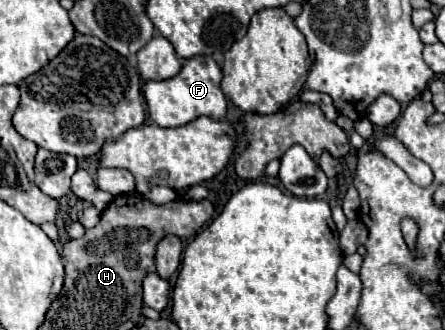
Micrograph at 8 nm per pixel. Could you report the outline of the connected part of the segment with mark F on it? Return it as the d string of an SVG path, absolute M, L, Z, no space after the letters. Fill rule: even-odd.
M193 56L185 62L185 66L181 68L181 72L177 76L163 80L163 82L155 82L155 80L145 82L143 96L145 96L151 120L163 128L175 128L175 126L183 126L199 116L209 116L213 120L225 118L227 100L219 86L221 78L223 78L221 68L215 64L215 60L211 56Z

